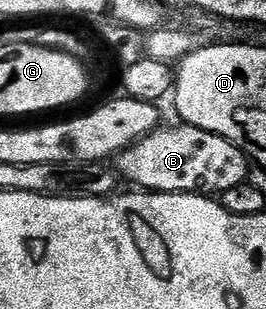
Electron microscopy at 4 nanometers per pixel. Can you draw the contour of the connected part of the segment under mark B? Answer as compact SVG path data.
M160 125L114 159L118 177L132 182L132 187L156 194L206 194L221 196L229 188L248 181L249 159L240 146L234 146L225 136L205 132L196 126Z

